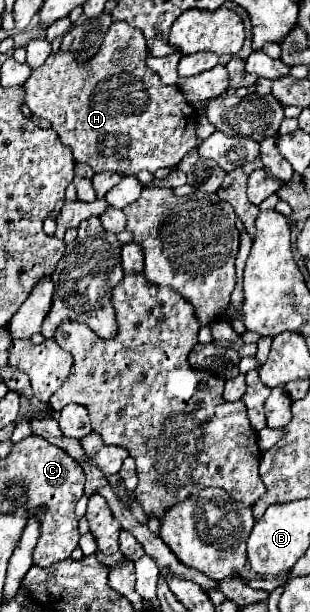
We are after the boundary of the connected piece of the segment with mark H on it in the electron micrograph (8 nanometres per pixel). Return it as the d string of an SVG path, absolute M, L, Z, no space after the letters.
M124 21L110 25L100 51L86 65L78 65L72 53L56 53L46 59L46 63L32 71L30 79L24 83L26 101L34 115L50 121L52 129L58 133L60 141L68 145L78 163L86 163L94 173L118 173L118 175L138 175L140 171L158 171L162 167L176 167L180 159L196 147L196 109L186 101L178 87L162 85L160 77L146 69L146 41L140 29L130 29Z

